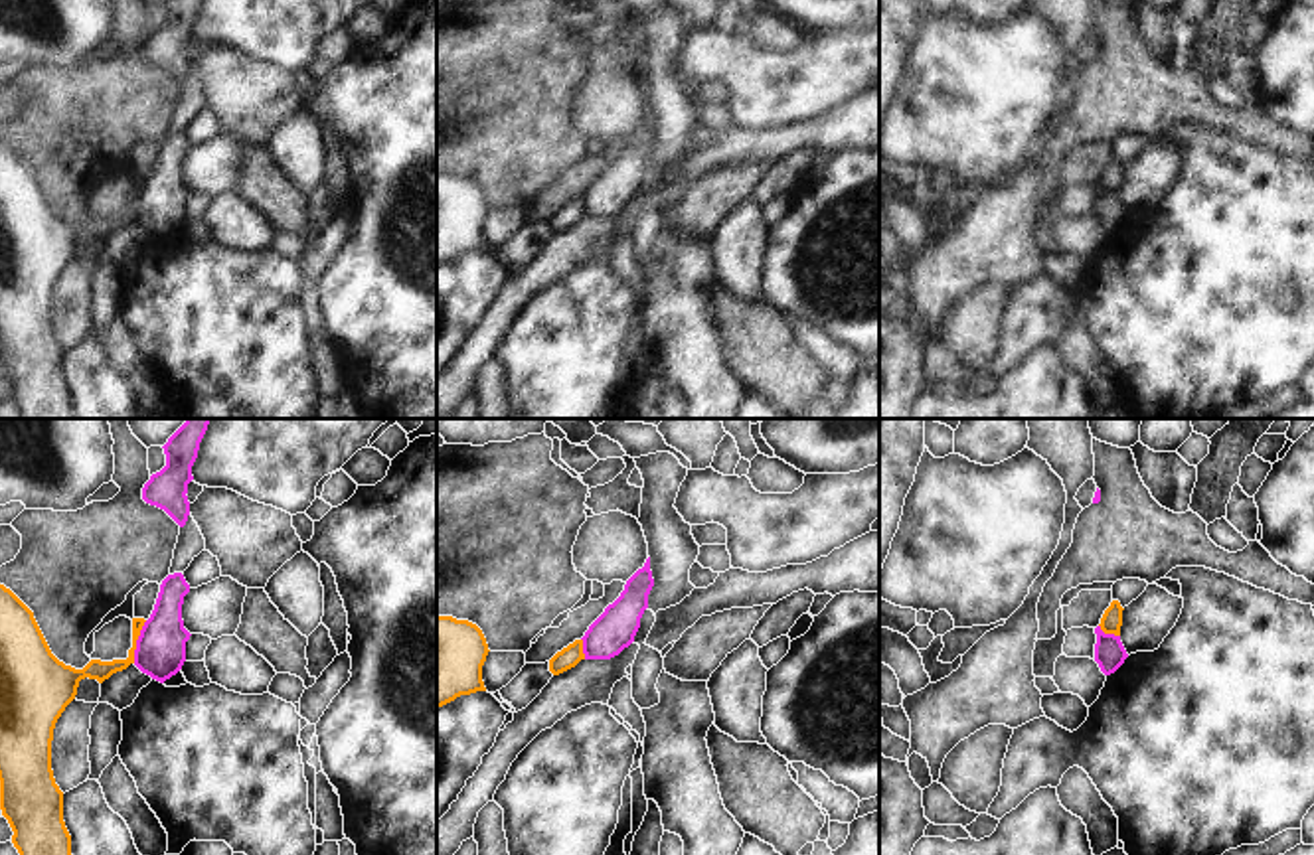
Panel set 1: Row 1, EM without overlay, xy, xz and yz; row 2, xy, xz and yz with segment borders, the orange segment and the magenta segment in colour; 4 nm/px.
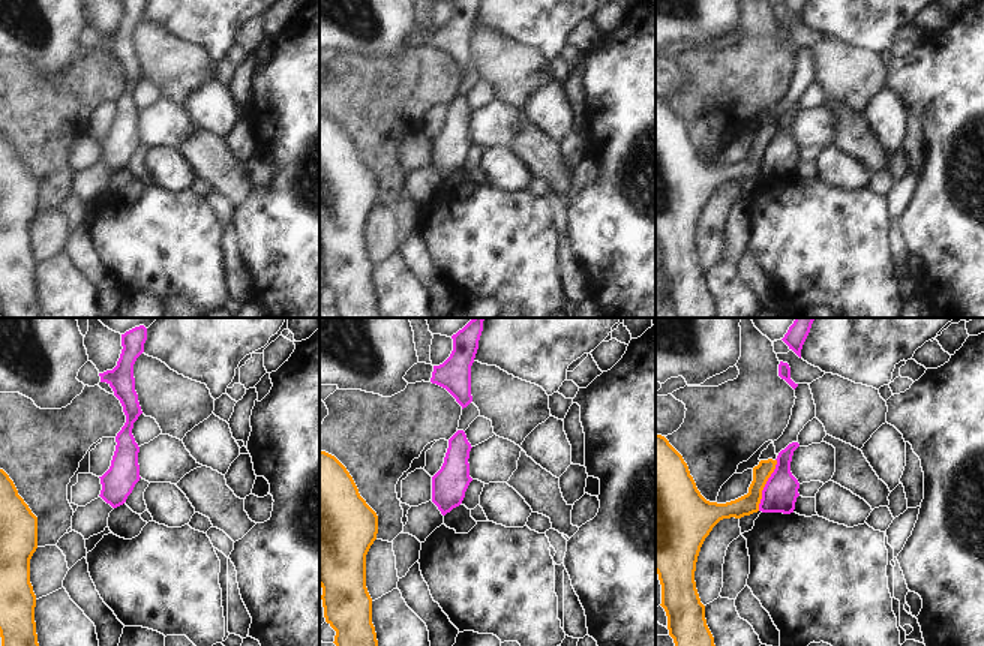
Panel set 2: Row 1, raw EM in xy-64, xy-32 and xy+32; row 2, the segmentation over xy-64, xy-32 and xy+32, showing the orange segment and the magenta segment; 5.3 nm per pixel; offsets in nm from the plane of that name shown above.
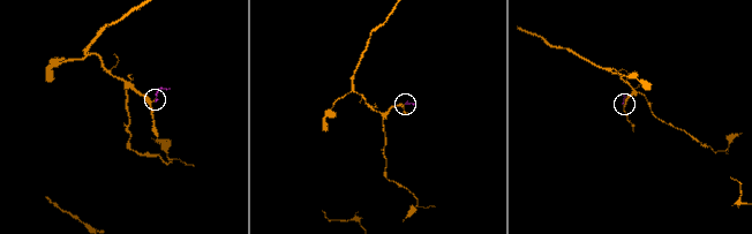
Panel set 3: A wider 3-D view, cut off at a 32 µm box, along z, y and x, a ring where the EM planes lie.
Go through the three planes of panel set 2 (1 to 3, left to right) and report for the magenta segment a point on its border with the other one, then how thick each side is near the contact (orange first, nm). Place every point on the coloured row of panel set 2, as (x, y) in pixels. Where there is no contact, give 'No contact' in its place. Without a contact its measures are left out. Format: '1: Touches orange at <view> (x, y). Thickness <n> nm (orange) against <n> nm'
1: No contact
2: No contact
3: Touches orange at xy+32 (765, 483). Thickness 110 nm (orange) against 190 nm.

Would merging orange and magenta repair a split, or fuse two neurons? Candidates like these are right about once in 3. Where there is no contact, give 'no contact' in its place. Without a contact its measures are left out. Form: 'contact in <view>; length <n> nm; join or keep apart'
contact in xy; length 190 nm; keep apart

